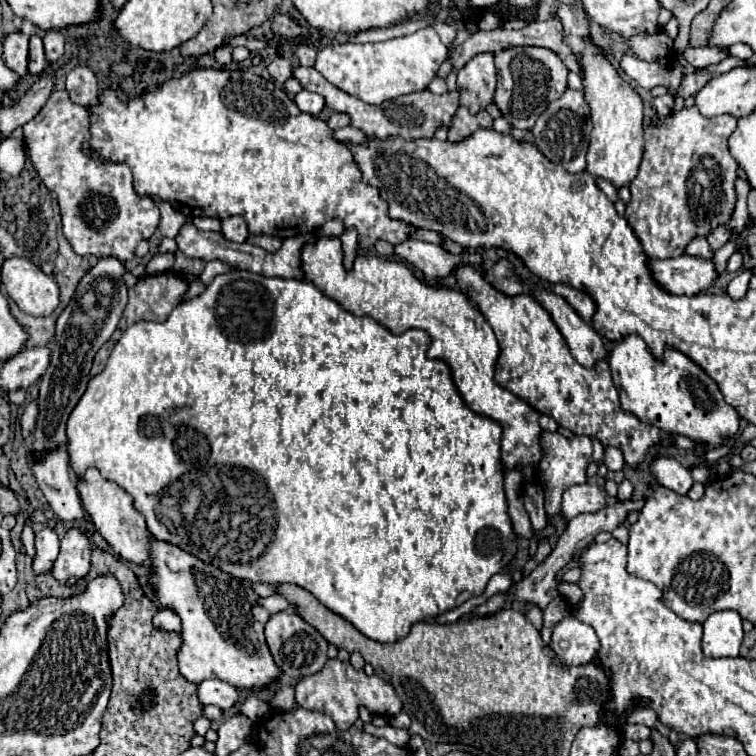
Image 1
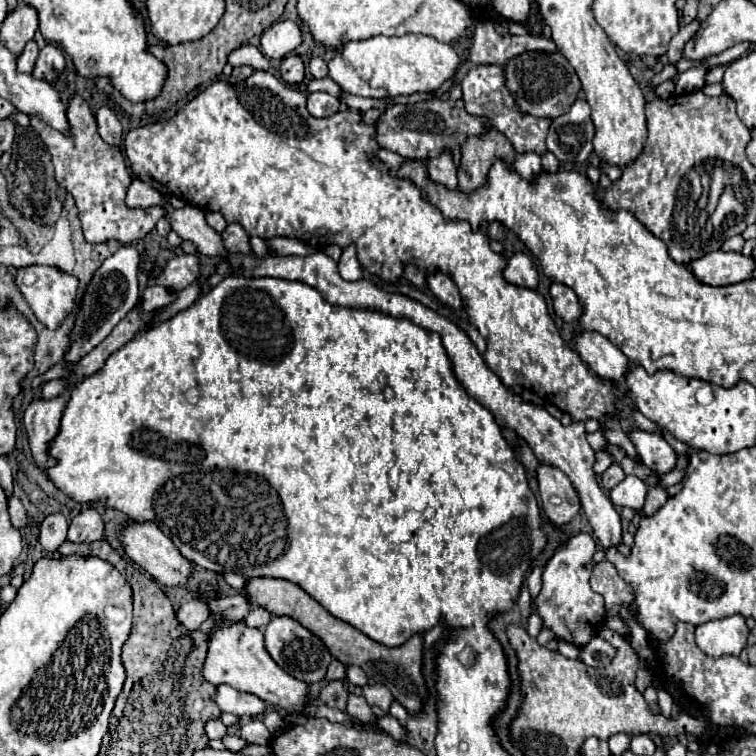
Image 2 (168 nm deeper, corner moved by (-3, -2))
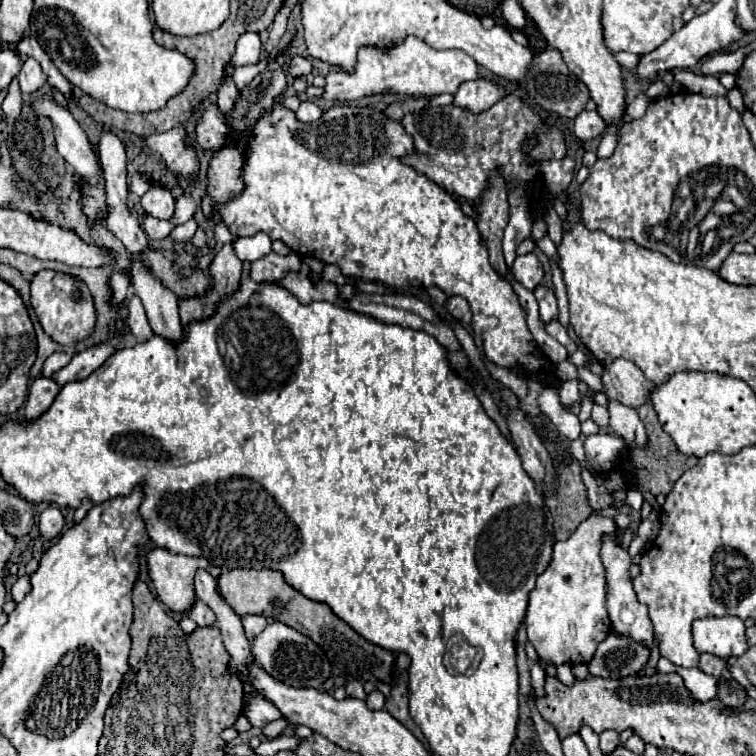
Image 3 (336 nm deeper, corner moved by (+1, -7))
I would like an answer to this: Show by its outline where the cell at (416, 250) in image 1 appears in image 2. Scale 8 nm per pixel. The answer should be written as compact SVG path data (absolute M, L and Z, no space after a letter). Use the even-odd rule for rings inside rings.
M435 269L435 271L427 273L425 277L427 277L427 285L429 285L429 289L433 291L433 295L435 295L441 303L449 305L449 307L455 309L455 311L459 311L459 309L463 307L463 303L461 303L461 295L459 295L455 283L449 279L449 275L445 275L445 273L441 273L441 271Z

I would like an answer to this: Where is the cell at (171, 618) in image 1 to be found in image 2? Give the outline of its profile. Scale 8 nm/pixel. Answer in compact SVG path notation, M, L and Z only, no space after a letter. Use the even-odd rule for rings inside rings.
M199 599L187 601L177 609L177 621L181 625L185 625L187 629L199 629L199 625L209 617L209 611L205 607L205 603L201 603Z

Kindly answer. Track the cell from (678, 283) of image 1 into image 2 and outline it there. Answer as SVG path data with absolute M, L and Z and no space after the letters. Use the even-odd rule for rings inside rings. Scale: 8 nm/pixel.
M713 251L709 255L703 255L701 259L695 259L693 263L687 263L687 269L697 277L697 281L711 285L711 287L723 287L733 285L751 279L755 261L751 257L745 257L741 253L725 253L725 251Z

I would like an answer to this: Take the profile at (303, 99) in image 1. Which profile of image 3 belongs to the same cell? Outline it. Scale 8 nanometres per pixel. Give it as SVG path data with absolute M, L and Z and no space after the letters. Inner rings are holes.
M301 102L299 110L295 112L297 120L301 120L301 122L315 122L321 118L321 114L323 114L323 110L319 108L317 102Z

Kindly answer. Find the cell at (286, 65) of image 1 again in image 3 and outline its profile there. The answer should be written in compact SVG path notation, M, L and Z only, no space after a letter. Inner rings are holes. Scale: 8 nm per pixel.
M293 56L291 58L291 64L289 64L289 74L293 78L303 78L303 76L309 76L313 70L313 64L309 58L303 58L303 56Z

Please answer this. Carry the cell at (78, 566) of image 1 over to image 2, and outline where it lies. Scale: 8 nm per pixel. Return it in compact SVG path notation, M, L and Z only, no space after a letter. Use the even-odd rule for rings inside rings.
M95 509L81 511L69 525L69 541L71 543L93 543L103 537L103 523Z

